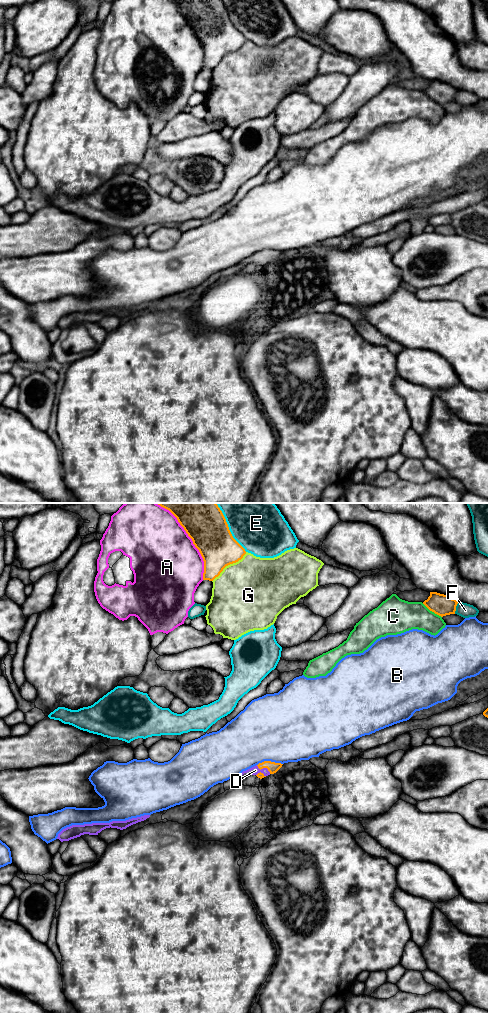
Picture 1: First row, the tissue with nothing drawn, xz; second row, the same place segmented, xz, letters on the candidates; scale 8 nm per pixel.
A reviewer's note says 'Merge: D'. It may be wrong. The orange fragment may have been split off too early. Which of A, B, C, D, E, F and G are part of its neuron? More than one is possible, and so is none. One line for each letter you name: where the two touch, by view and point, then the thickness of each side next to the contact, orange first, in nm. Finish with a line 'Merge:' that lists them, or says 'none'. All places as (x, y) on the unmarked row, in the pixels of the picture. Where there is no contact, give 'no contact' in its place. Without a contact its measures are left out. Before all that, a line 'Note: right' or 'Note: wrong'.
Note: right
D: meets orange in xz at (264, 255); 90 nm thick on the orange side, 70 nm on the other
Merge: D

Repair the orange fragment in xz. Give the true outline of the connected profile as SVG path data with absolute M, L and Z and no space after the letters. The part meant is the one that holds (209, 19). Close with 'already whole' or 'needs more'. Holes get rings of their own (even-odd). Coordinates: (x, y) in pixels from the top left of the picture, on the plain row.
M222 0L171 1L203 46L203 68L213 69L226 54L238 50L246 42L233 26Z; already whole

